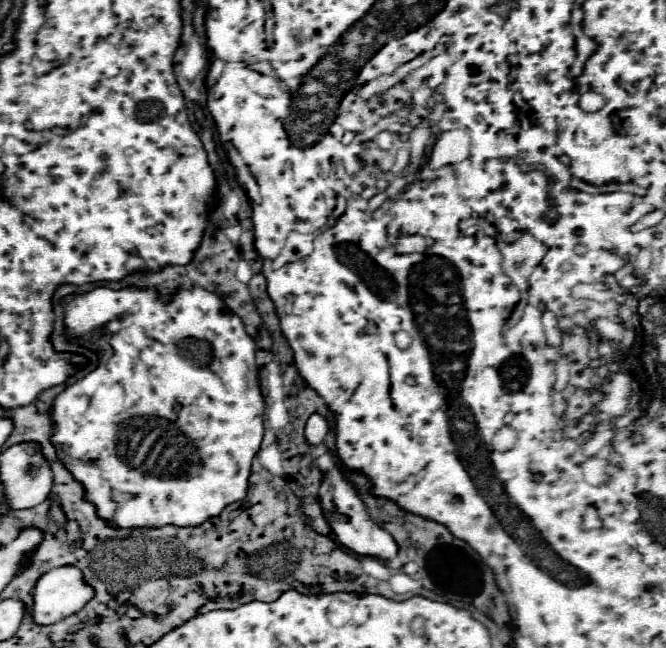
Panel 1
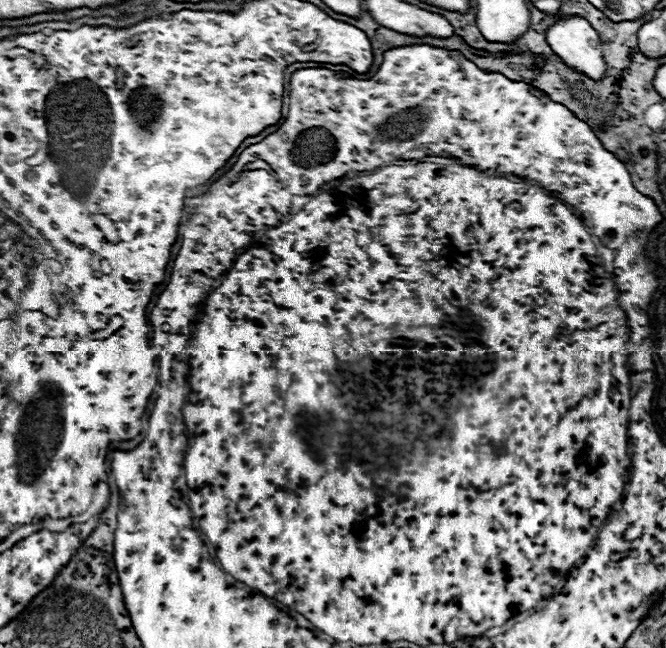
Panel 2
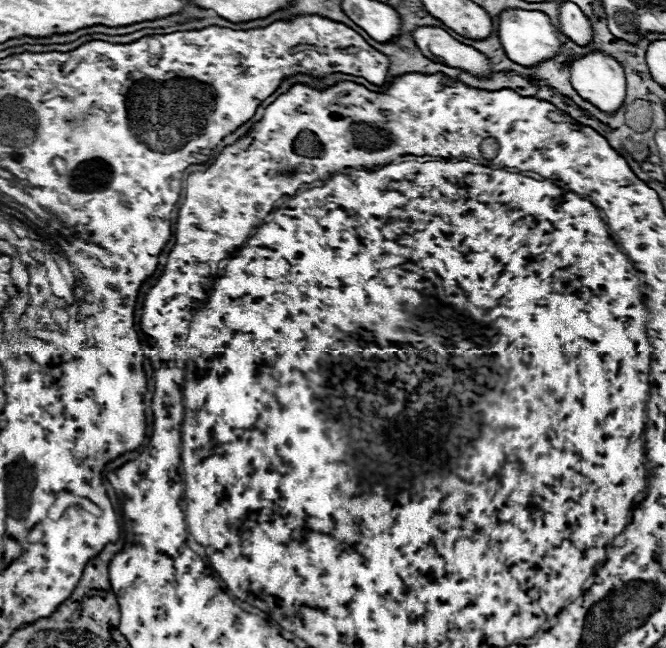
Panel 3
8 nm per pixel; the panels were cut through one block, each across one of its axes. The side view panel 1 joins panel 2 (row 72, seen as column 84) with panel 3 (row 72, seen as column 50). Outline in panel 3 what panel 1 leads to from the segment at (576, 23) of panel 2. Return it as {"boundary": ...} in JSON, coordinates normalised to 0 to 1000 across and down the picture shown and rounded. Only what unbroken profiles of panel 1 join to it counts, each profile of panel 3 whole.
{"boundary":[[[889,77],[859,93],[856,127],[877,154],[916,176],[934,164],[940,148],[937,105],[901,77]]]}

